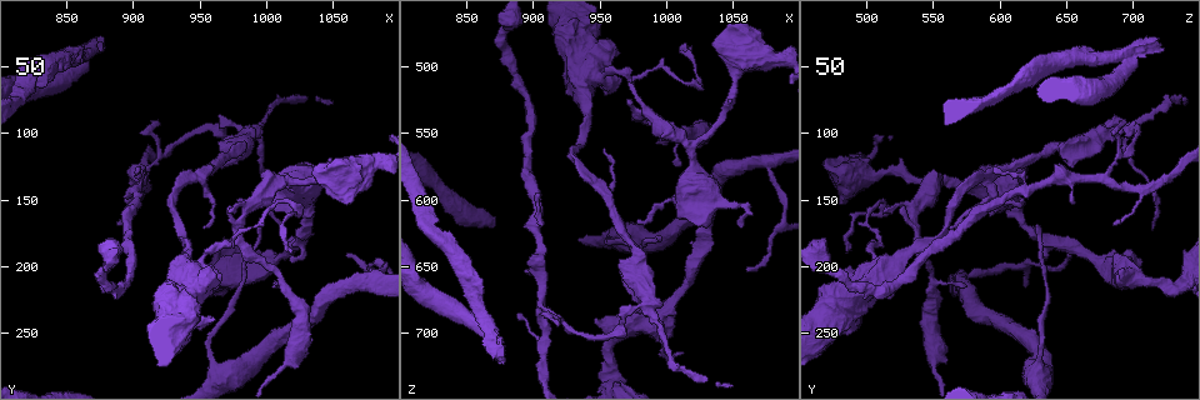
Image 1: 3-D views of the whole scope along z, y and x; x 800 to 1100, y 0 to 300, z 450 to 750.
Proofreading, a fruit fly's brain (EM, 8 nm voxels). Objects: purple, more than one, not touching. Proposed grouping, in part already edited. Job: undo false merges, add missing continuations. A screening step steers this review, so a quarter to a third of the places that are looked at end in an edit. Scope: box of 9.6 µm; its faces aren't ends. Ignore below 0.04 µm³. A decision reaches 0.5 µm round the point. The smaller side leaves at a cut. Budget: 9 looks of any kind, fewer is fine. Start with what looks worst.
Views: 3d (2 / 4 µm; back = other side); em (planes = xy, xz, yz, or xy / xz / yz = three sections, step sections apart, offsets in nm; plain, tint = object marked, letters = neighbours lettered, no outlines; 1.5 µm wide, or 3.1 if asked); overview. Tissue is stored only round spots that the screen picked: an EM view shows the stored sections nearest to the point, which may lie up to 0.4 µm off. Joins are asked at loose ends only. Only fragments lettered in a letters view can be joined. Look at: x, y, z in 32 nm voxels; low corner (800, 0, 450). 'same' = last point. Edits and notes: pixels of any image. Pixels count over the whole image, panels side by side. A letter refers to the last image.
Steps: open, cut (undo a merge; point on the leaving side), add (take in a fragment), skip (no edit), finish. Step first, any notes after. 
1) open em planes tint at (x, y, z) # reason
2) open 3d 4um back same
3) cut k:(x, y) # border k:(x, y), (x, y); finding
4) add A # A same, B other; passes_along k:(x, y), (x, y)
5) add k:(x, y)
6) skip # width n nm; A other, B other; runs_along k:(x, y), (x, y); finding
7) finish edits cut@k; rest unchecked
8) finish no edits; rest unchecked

open 3d 4um at (992, 166, 626) # long arm stops here

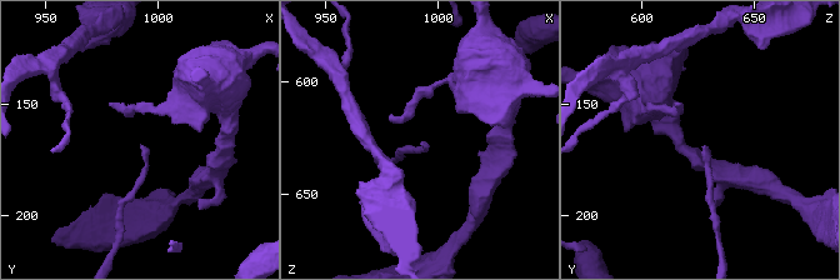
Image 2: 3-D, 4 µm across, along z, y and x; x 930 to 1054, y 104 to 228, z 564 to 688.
open em planes tint at (992, 170, 627) # need the tissue

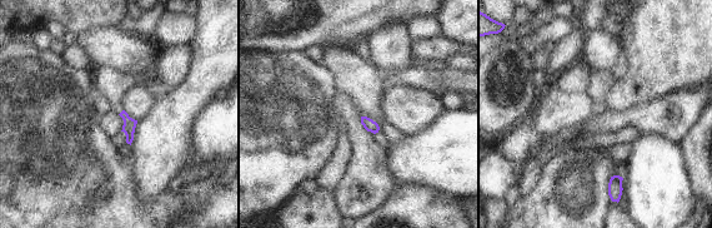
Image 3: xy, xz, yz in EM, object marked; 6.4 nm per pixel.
open em planes letters same # see the neighbours

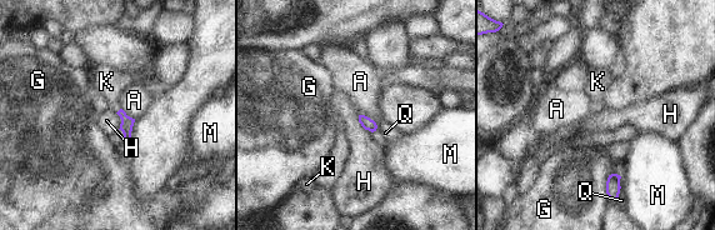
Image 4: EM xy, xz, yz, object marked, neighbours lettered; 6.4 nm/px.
add K # width 80 nm; A other, G other, H other, K same, M other, Q other; passes_along 4:(126, 124), (119, 110), (109, 83); it goes on there

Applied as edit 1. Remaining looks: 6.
open overview

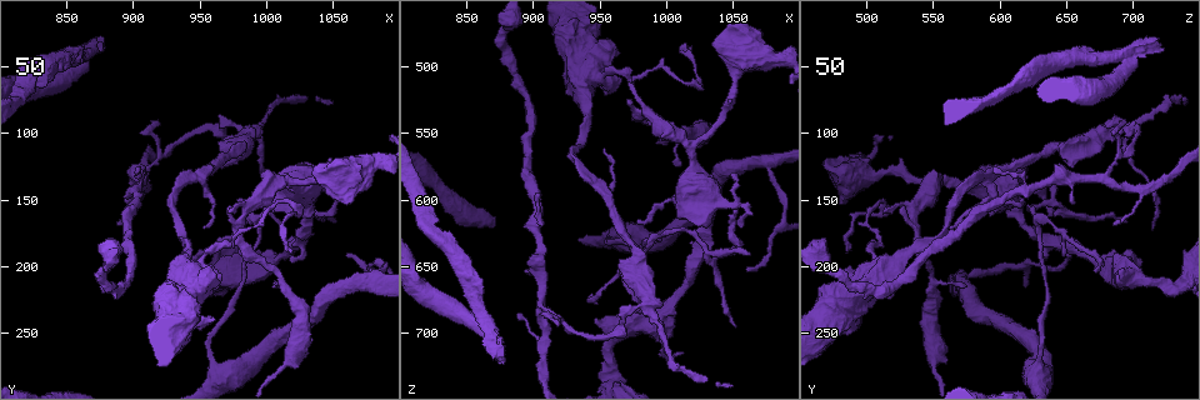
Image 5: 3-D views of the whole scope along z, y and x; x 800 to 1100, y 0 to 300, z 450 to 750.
open 3d 4um at (908, 132, 678) # abrupt turn

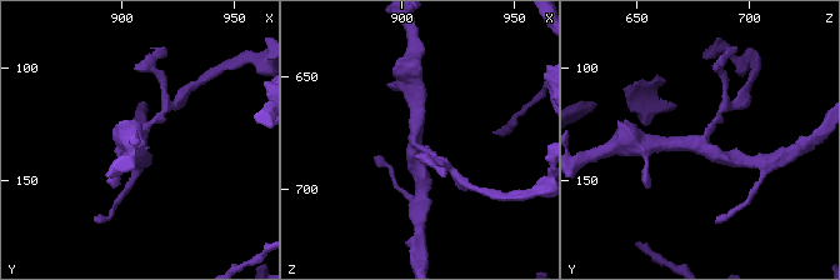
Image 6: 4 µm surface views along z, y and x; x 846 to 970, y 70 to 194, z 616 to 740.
open em planes letters at (905, 133, 678) # arms 3; need the tissue

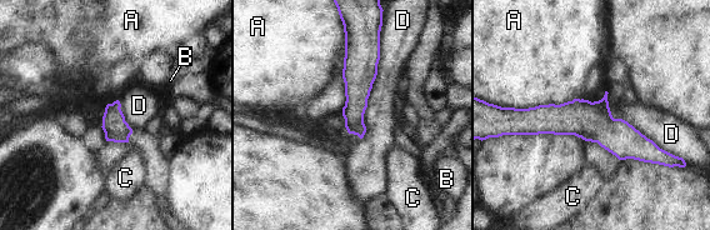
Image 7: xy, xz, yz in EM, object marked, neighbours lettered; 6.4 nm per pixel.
cut 7:(579, 118) # A other, B other, C other, D other; border 7:(591, 103), (596, 109), (611, 116); two neurons meet here

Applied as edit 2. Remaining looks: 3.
open em planes letters at (1018, 190, 484) # tapers out

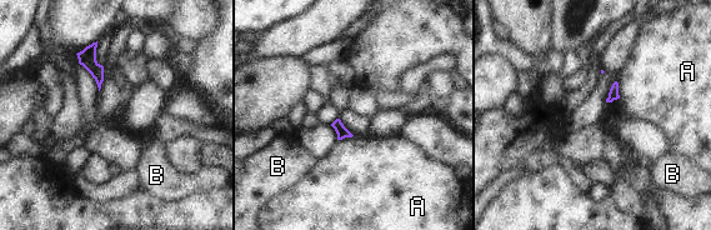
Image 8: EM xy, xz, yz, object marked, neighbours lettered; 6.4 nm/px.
skip # width 60 nm; A other, B other; border 8:(616, 81), (620, 98); no lettered fragment goes on from it

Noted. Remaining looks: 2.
finish edits add@4, cut@7; rest unchecked

